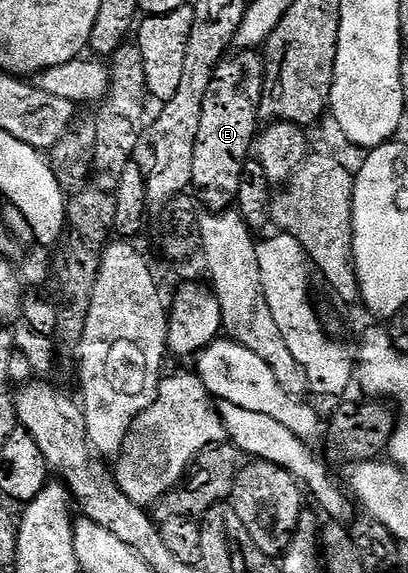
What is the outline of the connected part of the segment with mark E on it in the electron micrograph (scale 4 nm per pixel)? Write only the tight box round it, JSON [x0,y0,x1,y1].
[191,50,265,214]

